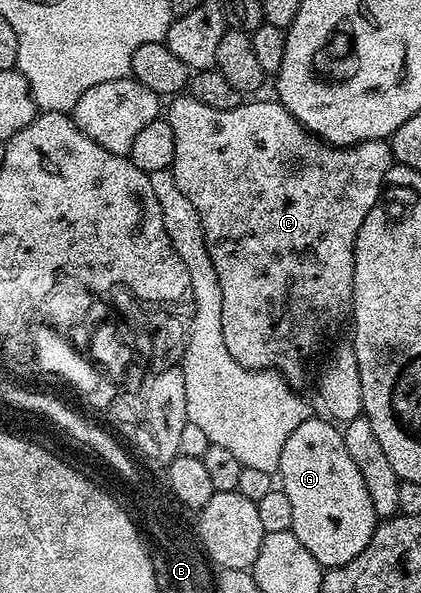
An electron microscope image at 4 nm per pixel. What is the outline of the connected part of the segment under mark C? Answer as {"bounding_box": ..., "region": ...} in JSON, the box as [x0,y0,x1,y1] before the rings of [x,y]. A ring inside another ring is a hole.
{"bounding_box":[166,94,394,373],"region":[[[190,94],[177,95],[169,103],[173,104],[166,108],[168,125],[170,130],[174,130],[174,162],[170,170],[174,174],[174,182],[178,182],[178,190],[182,190],[182,194],[190,198],[194,210],[198,210],[206,246],[210,250],[210,262],[214,262],[214,270],[218,270],[218,286],[222,286],[222,342],[226,342],[226,350],[230,350],[230,358],[247,368],[280,369],[288,373],[296,368],[296,351],[306,347],[315,338],[316,332],[334,327],[339,320],[349,319],[358,230],[362,230],[366,214],[370,214],[370,210],[381,203],[386,188],[384,179],[394,161],[388,140],[367,140],[338,148],[306,132],[275,99],[256,99],[260,98],[249,99],[252,100],[249,104],[248,101],[241,102],[234,110],[214,110],[214,106],[205,106]]]}

